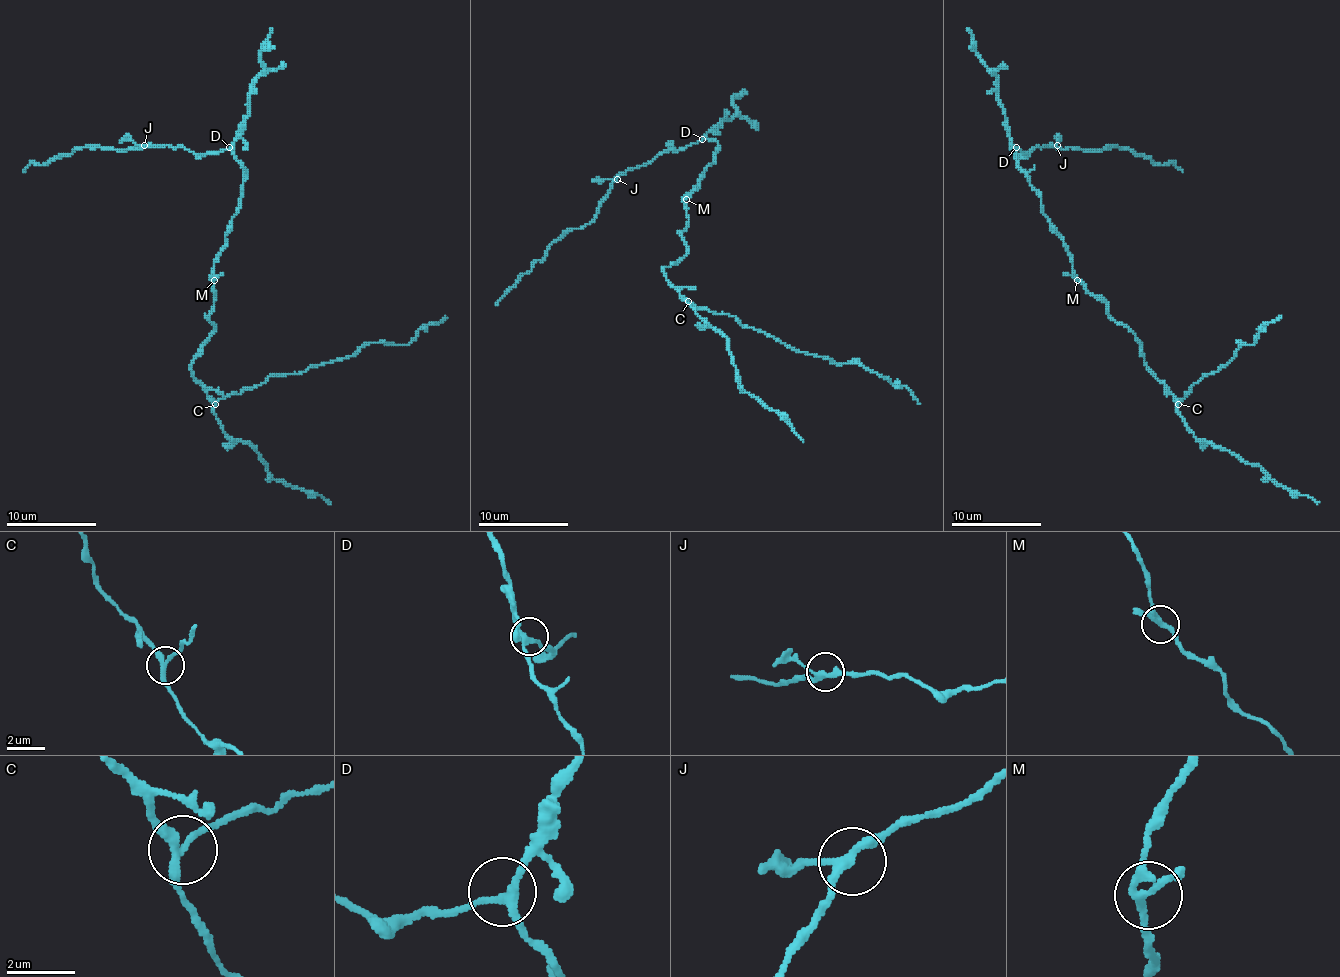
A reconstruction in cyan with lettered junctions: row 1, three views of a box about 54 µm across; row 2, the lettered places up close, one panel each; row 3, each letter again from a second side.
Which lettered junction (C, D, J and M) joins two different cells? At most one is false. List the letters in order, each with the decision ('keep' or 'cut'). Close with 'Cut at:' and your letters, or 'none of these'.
C: cut
D: keep
J: keep
M: keep
Cut at: C

